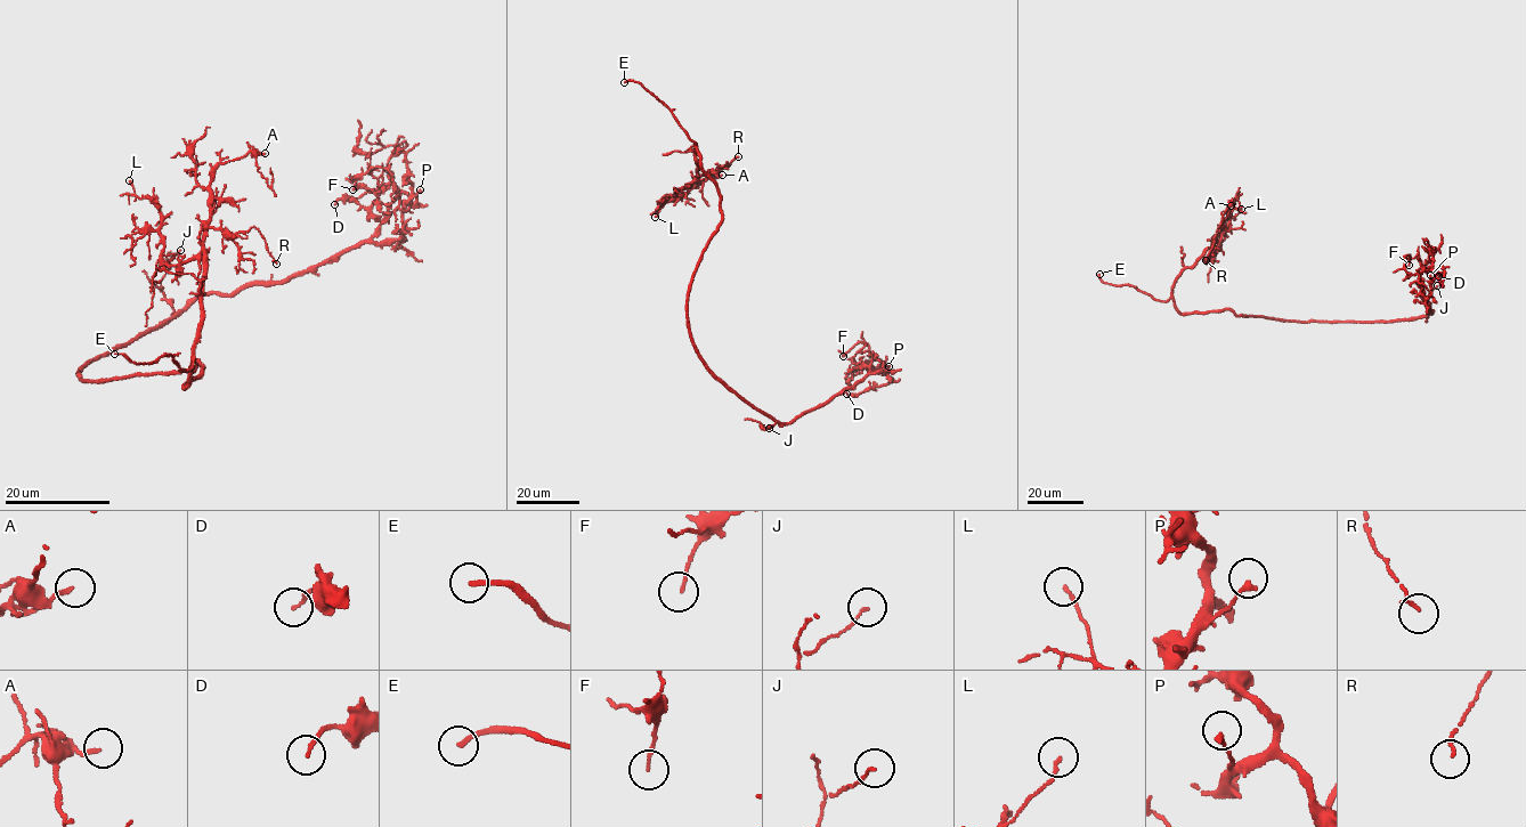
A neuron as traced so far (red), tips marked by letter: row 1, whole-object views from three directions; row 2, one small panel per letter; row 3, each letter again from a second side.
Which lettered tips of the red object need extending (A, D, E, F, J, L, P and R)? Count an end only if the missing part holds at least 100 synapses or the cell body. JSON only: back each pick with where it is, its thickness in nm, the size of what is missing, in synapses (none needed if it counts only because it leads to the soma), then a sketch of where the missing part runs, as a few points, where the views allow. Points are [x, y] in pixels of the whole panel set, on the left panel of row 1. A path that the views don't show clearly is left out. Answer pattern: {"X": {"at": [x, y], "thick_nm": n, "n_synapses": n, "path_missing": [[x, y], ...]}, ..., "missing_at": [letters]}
{"E": {"at": [114, 354], "thick_nm": 180, "path_missing": [[114, 354], [108, 346], [110, 332], [116, 327], [152, 319], [175, 306], [232, 285]]}, "missing_at": ["E"]}

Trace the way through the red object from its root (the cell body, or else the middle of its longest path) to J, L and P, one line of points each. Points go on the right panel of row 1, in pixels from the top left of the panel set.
J: (1315, 321), (1385, 323), (1427, 317), (1429, 294), (1437, 285)
L: (1315, 321), (1177, 309), (1175, 280), (1207, 249), (1215, 253), (1241, 209)
P: (1315, 321), (1385, 323), (1422, 317), (1434, 311), (1429, 313), (1423, 298), (1426, 299), (1430, 290), (1430, 275)

